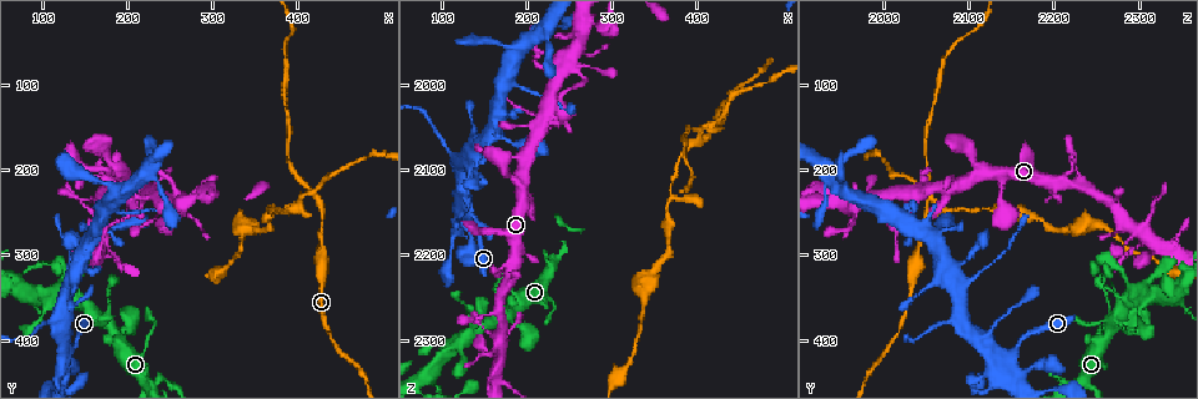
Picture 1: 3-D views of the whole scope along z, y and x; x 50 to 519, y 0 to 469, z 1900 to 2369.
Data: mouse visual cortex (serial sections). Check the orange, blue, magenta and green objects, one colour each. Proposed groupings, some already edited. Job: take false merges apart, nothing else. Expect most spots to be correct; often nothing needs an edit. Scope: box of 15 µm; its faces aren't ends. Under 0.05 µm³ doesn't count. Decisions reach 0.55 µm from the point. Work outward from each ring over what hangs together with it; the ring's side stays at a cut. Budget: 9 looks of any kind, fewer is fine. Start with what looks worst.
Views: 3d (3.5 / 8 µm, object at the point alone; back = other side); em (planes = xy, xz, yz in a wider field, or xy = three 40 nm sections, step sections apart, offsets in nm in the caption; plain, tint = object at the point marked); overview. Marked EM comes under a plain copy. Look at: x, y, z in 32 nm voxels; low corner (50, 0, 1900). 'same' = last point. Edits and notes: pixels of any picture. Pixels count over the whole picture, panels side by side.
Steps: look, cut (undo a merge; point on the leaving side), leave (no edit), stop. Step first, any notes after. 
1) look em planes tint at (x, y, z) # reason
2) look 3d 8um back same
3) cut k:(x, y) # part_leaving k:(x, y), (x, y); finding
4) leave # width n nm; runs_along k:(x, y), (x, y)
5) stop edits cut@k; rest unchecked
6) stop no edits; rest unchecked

look 3d 3.5um at (415, 225, 2055) # four arms meet

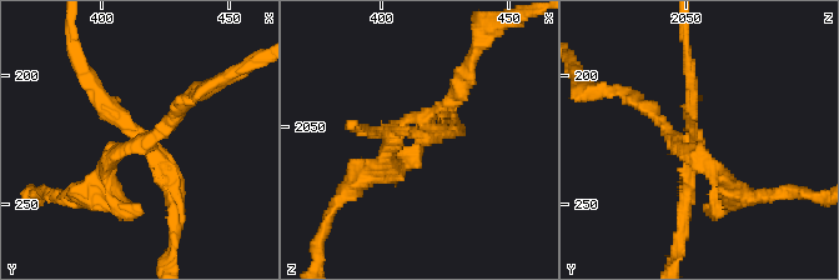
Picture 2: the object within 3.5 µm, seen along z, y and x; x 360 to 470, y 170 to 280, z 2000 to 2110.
look em xy step 1 tint at (418, 229, 2050)

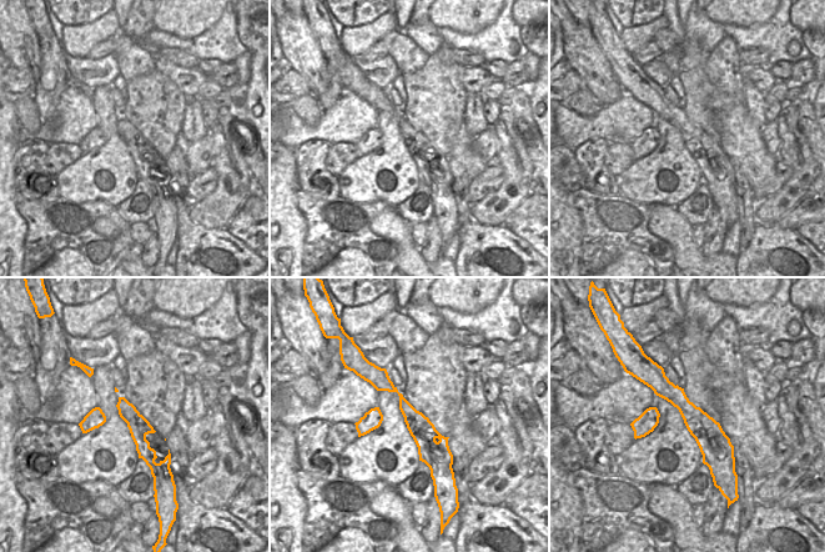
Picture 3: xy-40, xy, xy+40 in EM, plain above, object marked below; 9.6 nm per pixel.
cut 2:(701, 166) # width 240 nm; part_leaving 2:(688, 149), (739, 195); a second cell is stuck on

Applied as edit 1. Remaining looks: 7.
look overview # redraw

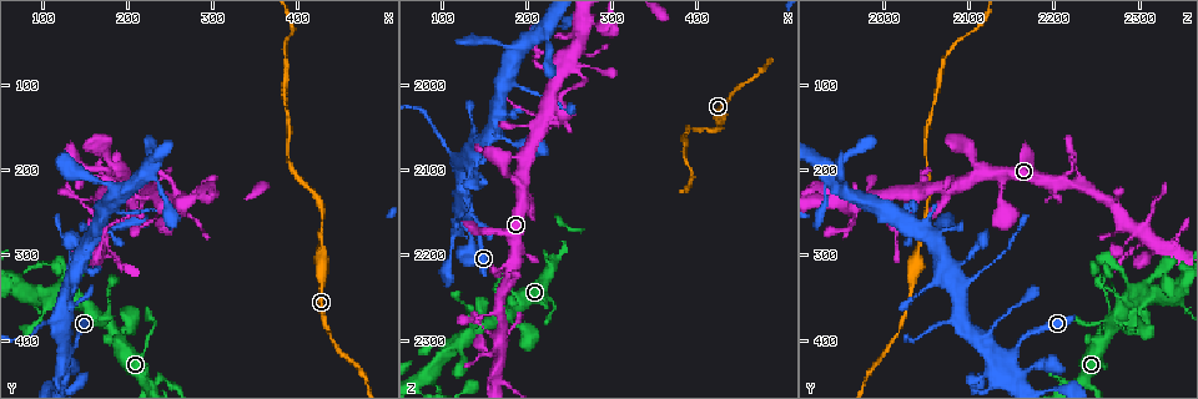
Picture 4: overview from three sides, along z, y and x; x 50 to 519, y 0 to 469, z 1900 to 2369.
look 3d 3.5um at (135, 415, 2145) # abrupt turn

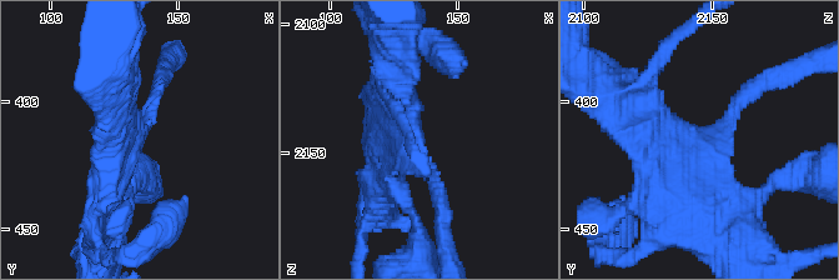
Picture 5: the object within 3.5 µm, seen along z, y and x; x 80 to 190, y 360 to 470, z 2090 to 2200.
look em xy step 2 tint same # now the EM

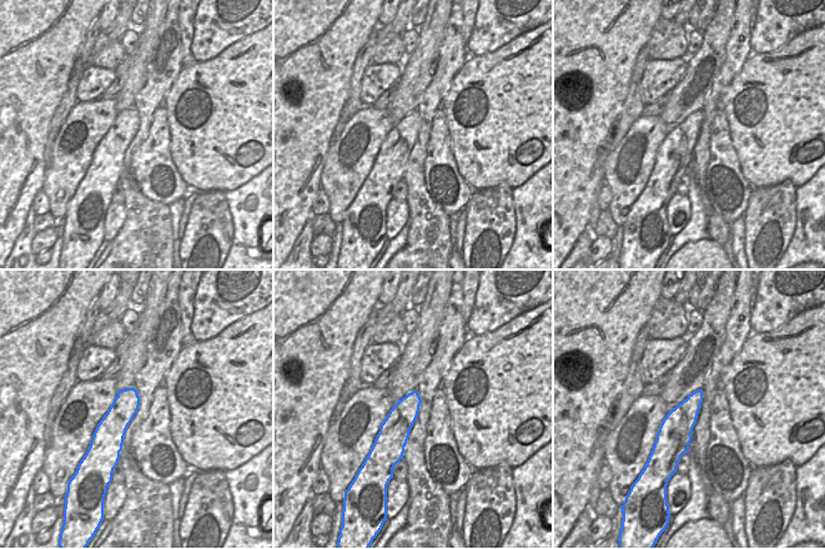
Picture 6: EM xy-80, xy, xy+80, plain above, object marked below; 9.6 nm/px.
leave # runs_along 5:(758, 85), (709, 146), (637, 128); continuous, no second cell

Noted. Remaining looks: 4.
look 3d 3.5um back at (135, 325, 2105) # sudden change in width

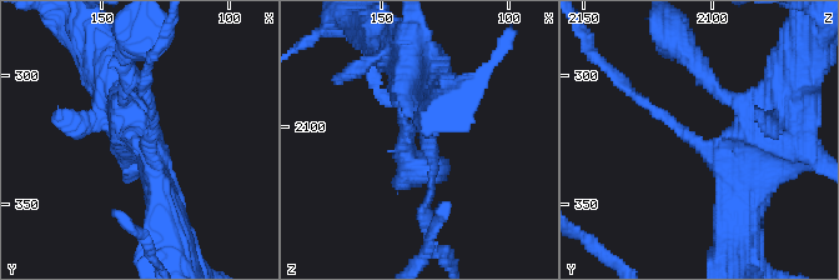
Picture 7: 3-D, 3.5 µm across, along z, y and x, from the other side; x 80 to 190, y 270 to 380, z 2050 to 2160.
leave # all the same cell

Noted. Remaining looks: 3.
look 3d 8um at (175, 380, 2265) # four or more arms meet

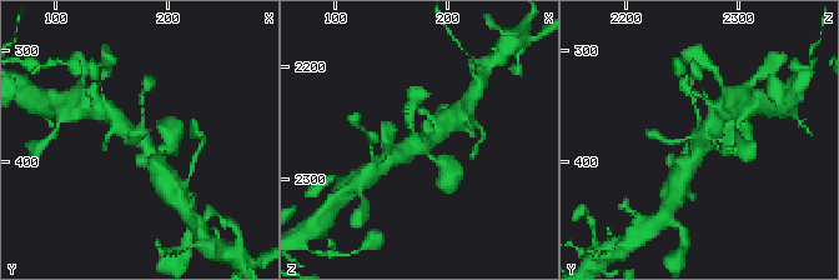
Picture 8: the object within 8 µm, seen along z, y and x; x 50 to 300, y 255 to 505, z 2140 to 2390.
look 3d 3.5um at (176, 380, 2270) # closer look

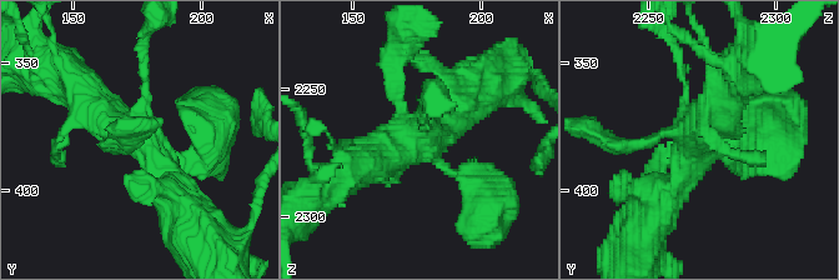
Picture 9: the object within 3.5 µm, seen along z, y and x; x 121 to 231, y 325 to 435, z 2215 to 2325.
look em xy step 1 tint at (174, 380, 2268)

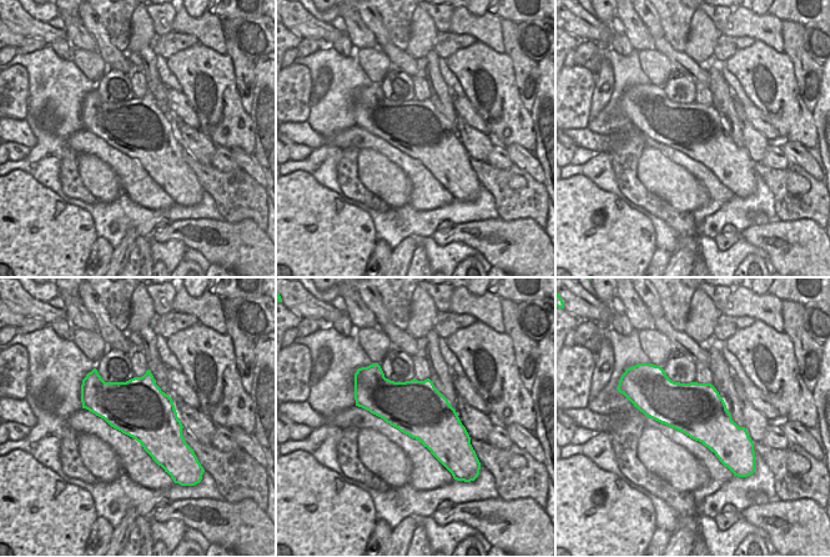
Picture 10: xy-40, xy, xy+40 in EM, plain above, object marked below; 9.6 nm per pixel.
leave # runs_along 9:(180, 198), (156, 155), (80, 86); one cell here

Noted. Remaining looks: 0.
stop edits cut@2; rest unchecked

